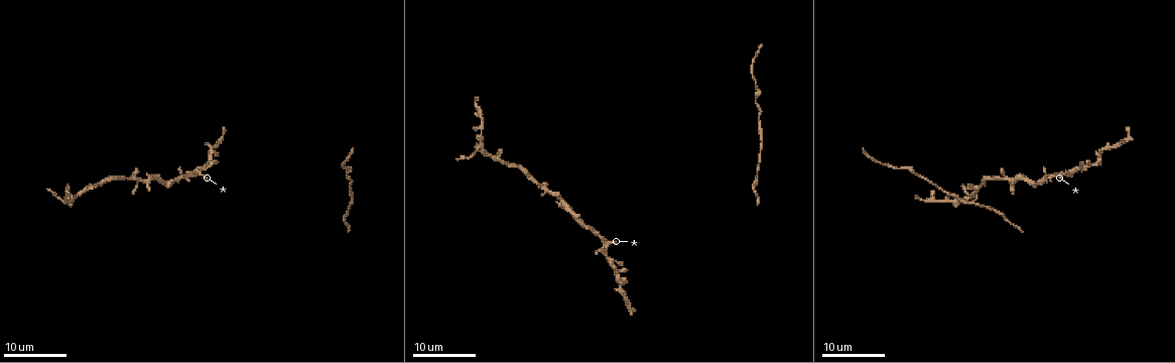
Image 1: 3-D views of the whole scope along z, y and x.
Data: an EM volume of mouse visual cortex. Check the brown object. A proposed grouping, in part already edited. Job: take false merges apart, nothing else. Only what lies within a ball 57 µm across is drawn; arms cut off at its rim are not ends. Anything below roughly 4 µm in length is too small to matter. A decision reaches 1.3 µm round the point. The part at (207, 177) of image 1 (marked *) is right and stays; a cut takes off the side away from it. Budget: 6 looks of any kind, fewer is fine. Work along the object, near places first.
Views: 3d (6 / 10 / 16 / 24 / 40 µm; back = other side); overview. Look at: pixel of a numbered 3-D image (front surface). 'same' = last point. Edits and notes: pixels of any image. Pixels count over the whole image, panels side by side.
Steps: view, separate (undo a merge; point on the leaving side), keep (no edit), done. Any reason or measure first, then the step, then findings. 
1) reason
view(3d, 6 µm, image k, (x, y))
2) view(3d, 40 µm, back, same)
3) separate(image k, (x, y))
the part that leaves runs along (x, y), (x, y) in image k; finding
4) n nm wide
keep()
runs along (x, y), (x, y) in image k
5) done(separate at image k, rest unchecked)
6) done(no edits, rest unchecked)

three-way junction
view(3d, 24 µm, image 1, (604, 245))

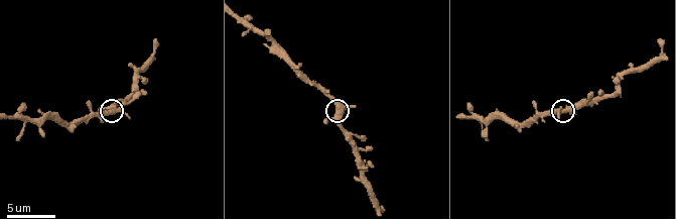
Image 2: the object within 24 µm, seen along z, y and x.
closer look
view(3d, 6 µm, image 2, (339, 106))

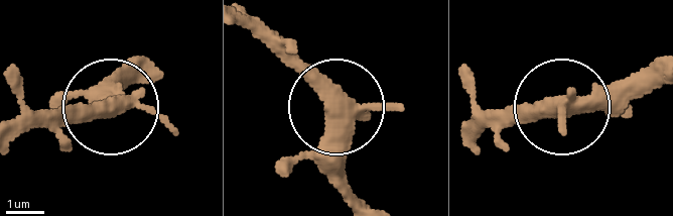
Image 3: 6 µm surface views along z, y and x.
side arm 16 µm; 3 arms
keep()
all the same cell

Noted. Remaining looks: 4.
narrows sharply
view(3d, 16 µm, image 1, (504, 163))

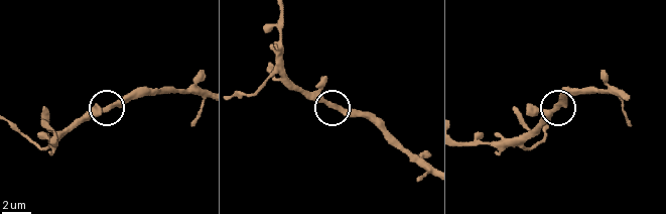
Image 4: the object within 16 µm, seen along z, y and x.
view(3d, 6 µm, image 4, (555, 107))

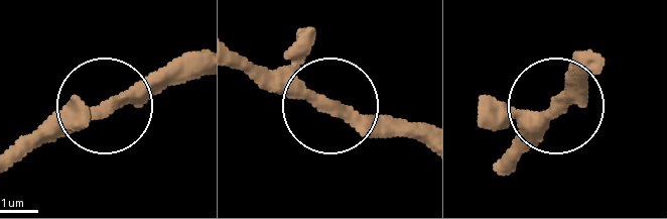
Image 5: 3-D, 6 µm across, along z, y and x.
keep()
all the same cell

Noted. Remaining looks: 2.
thin arm on a thick one
view(3d, 16 µm, image 1, (951, 200))

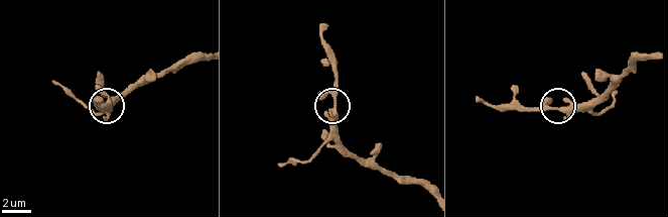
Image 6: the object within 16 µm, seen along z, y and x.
view(3d, 10 µm, image 6, (335, 101))

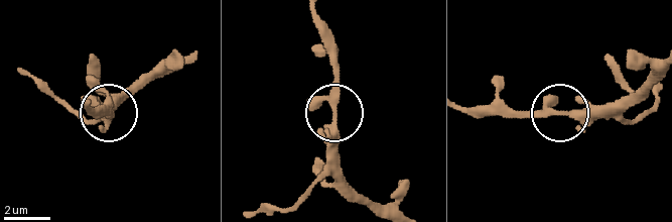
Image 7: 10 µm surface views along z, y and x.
3 arms
keep()
one cell here

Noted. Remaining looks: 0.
done(no edits, rest unchecked)

